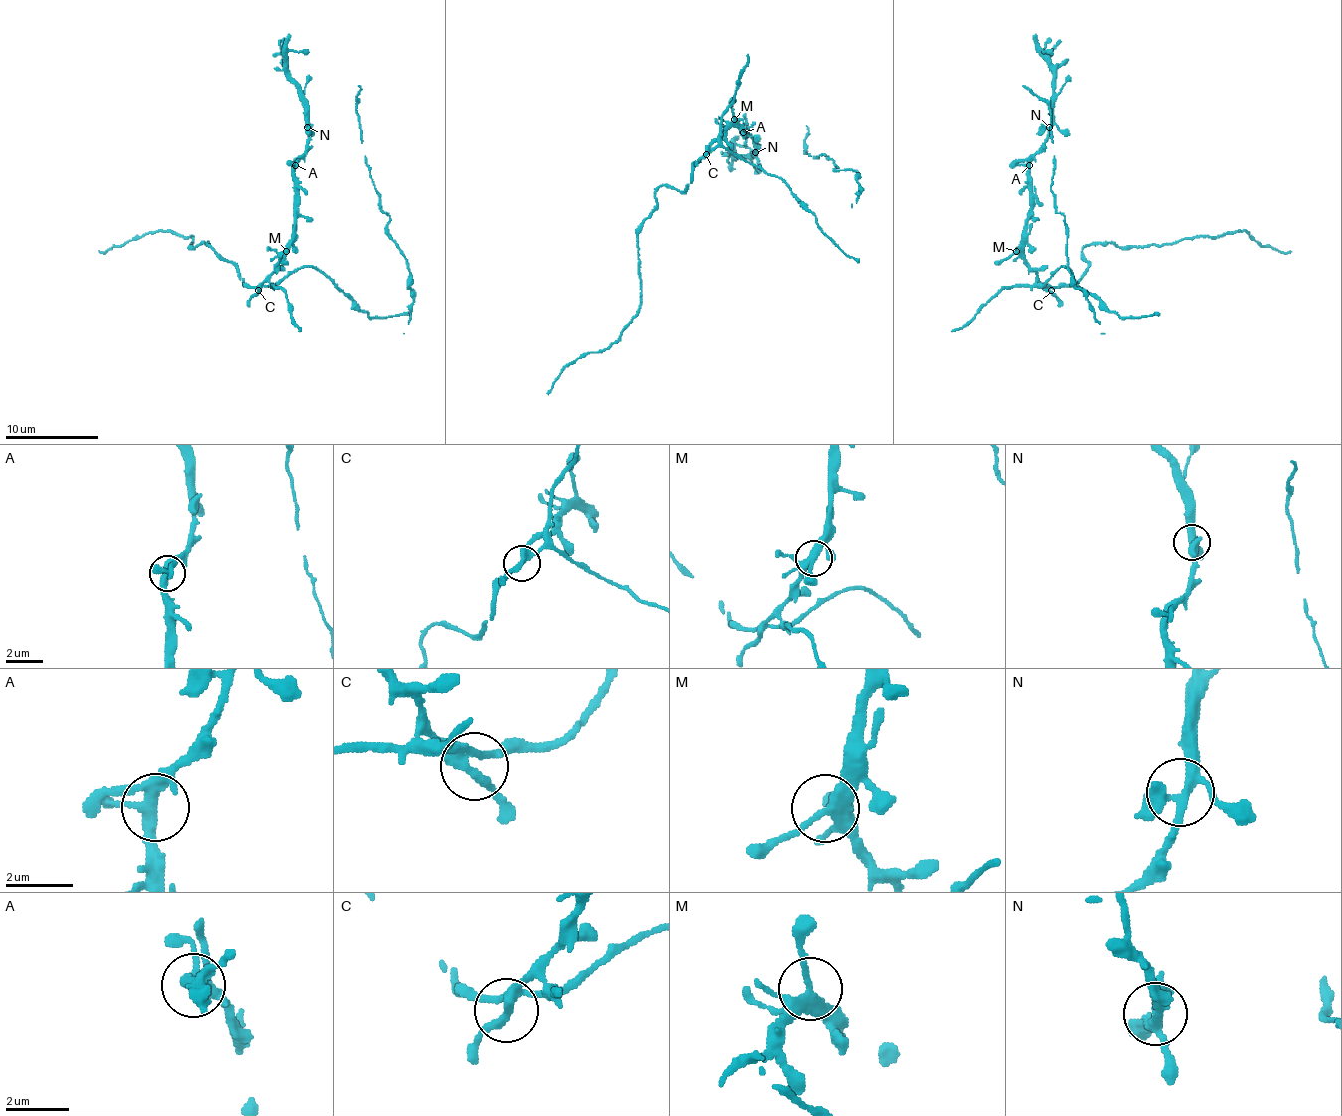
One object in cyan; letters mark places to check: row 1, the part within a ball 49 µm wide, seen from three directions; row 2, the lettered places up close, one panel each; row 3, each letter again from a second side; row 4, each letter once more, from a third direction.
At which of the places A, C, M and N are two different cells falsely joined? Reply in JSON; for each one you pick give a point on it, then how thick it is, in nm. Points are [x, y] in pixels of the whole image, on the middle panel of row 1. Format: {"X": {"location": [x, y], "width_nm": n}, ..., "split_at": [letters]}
{"split_at": []}

